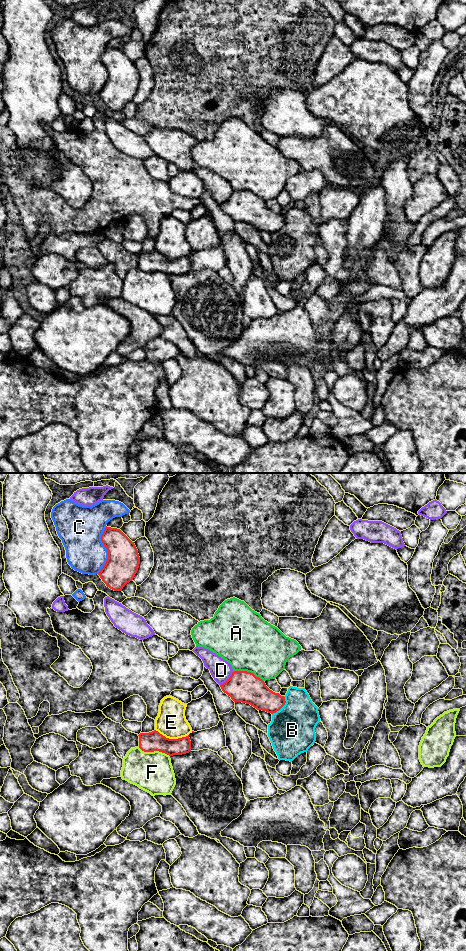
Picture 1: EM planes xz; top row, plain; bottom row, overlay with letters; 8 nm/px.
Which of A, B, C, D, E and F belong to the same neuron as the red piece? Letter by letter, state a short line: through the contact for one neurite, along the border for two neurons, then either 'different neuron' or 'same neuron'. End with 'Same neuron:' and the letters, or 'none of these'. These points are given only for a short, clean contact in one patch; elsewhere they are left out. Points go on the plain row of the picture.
A: different neuron
B: xz (284, 216), (285, 223), (272, 234) | different neuron
C: different neuron
D: xz (234, 191), (220, 205) | different neuron
E: different neuron
F: different neuron
Same neuron: none of these

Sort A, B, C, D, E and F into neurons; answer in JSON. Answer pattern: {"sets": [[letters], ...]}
{"sets": [["A"], ["B"], ["C"], ["D"], ["E"], ["F"]]}

